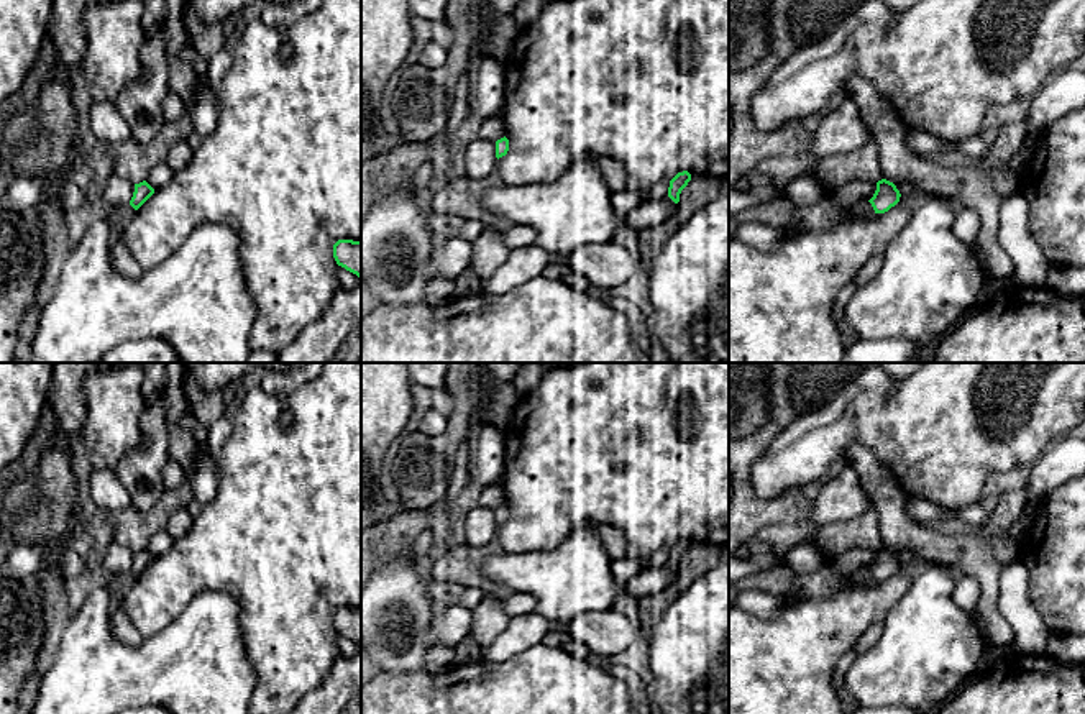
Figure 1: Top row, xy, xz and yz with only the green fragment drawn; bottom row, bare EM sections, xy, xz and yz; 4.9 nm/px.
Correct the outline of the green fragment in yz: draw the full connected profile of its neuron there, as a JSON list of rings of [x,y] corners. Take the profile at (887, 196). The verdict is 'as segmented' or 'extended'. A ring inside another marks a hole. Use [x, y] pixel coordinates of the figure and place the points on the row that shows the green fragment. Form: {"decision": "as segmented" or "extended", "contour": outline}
{"decision": "as segmented", "contour": [[[881,179],[877,182],[877,190],[868,202],[872,204],[875,213],[885,213],[900,202],[900,197],[901,194],[896,185]]]}

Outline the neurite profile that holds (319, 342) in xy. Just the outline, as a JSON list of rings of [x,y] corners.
[[[361,276],[351,291],[340,287],[325,312],[291,341],[276,363],[330,363],[361,323]]]

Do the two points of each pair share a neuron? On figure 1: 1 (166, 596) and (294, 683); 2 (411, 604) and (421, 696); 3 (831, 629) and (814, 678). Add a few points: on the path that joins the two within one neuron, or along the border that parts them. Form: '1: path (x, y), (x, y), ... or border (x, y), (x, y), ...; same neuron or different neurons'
1: path (209, 578), (230, 578), (291, 640); same neuron
2: border (422, 668), (381, 673); different neurons
3: path (819, 640), (814, 645), (814, 667); same neuron

